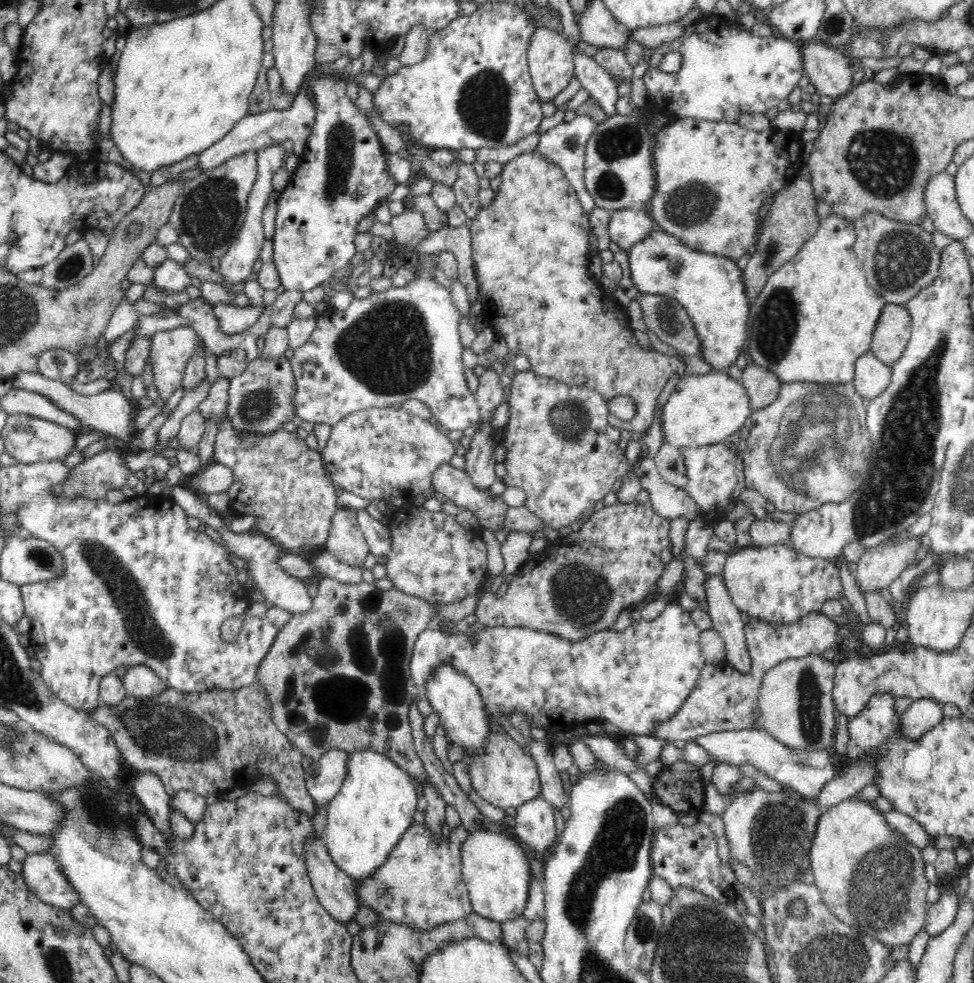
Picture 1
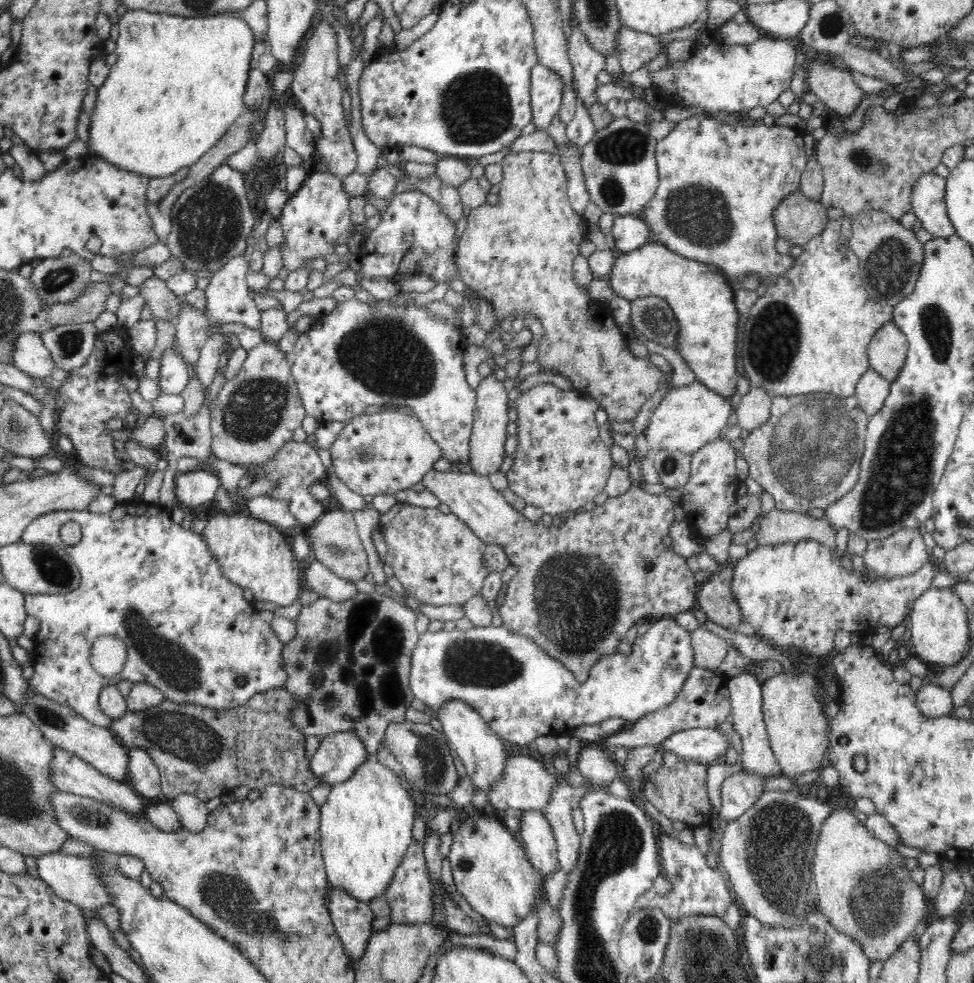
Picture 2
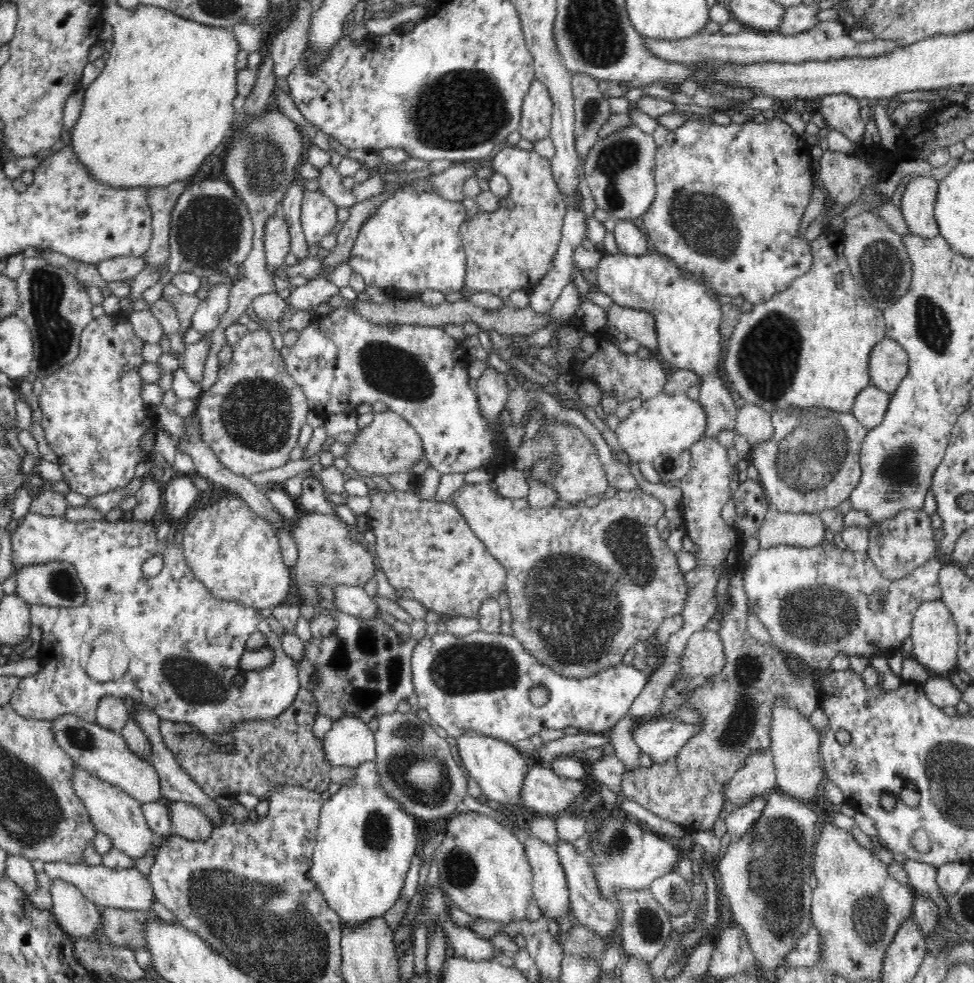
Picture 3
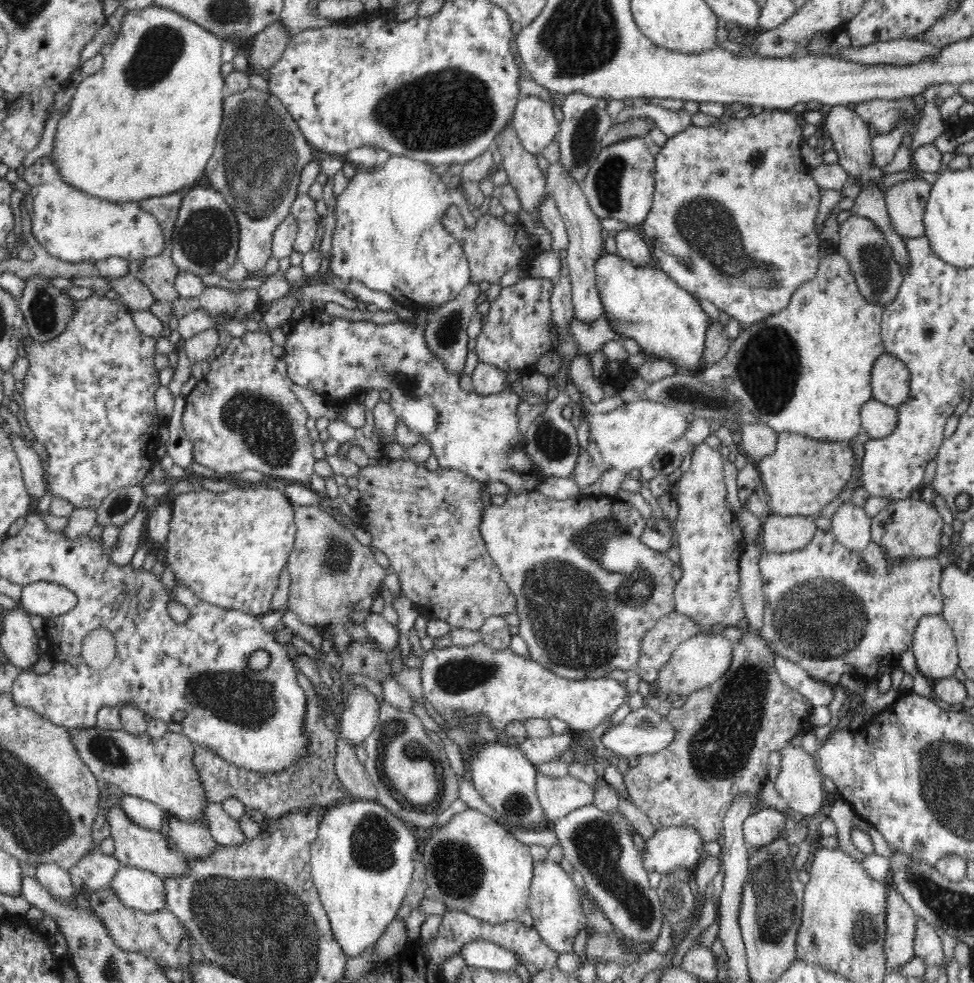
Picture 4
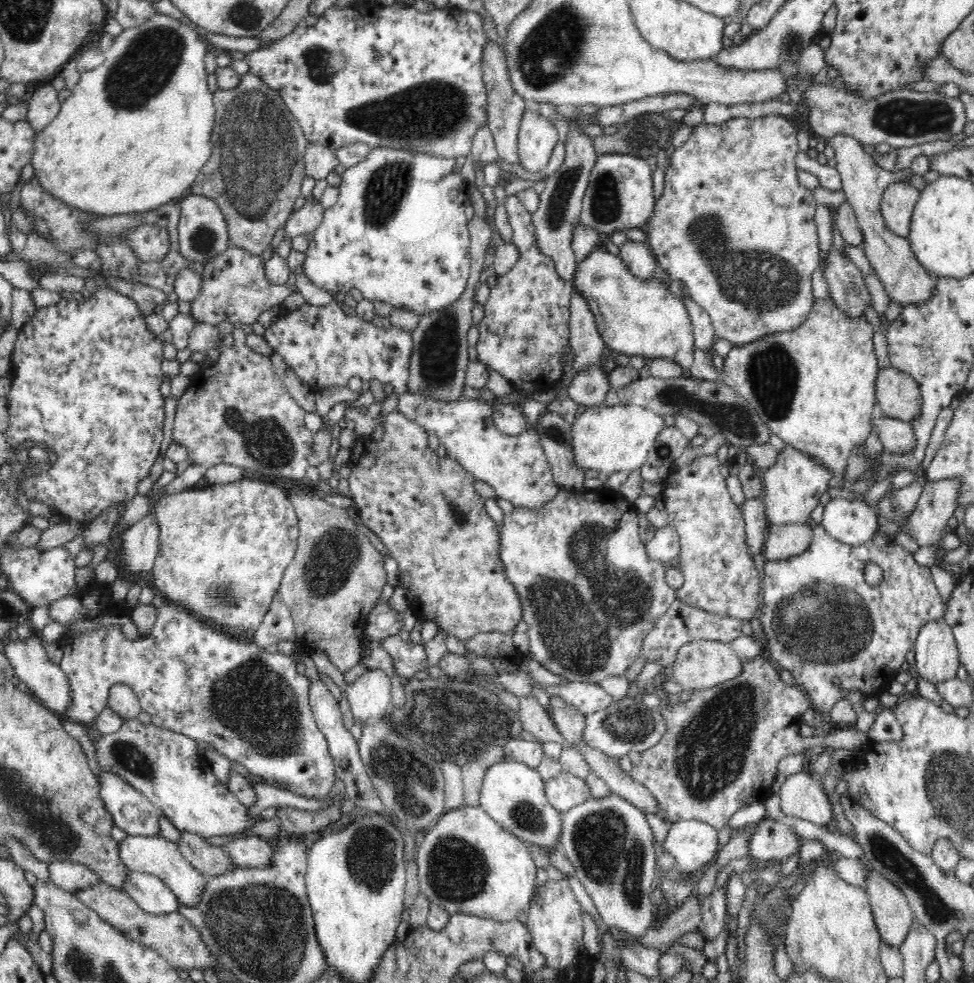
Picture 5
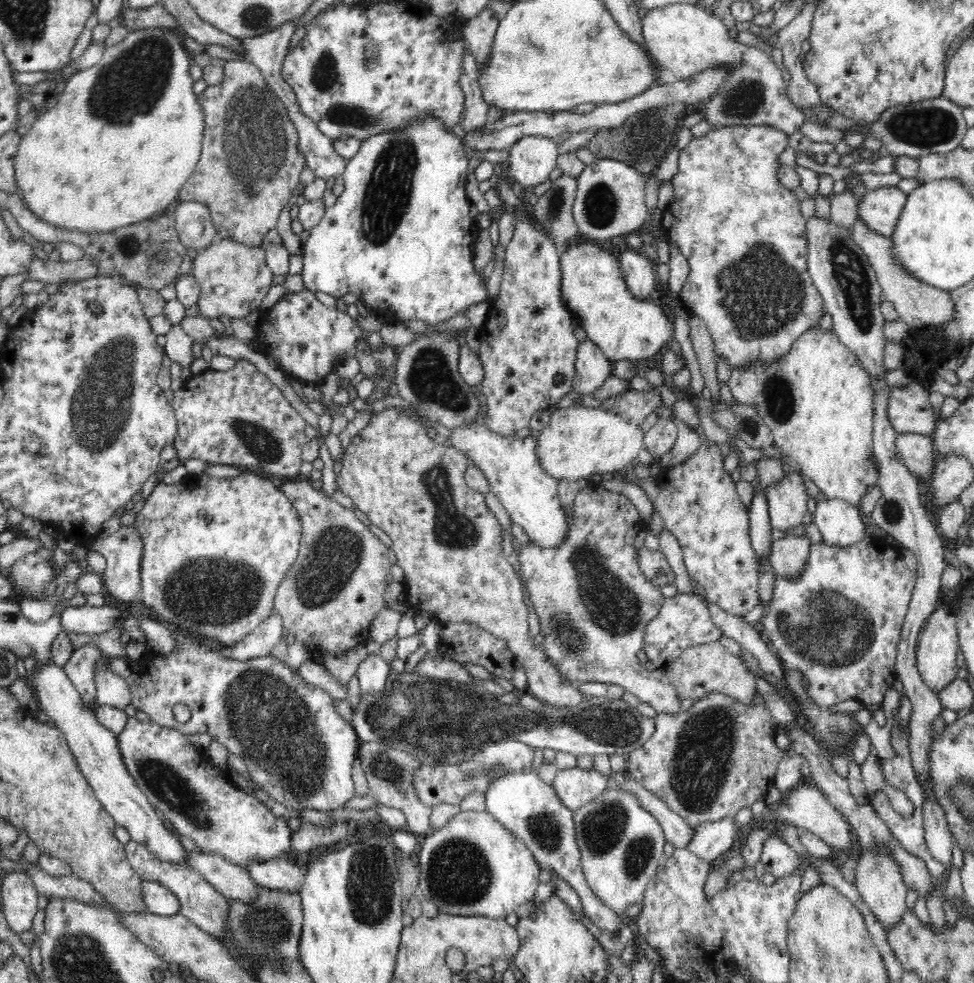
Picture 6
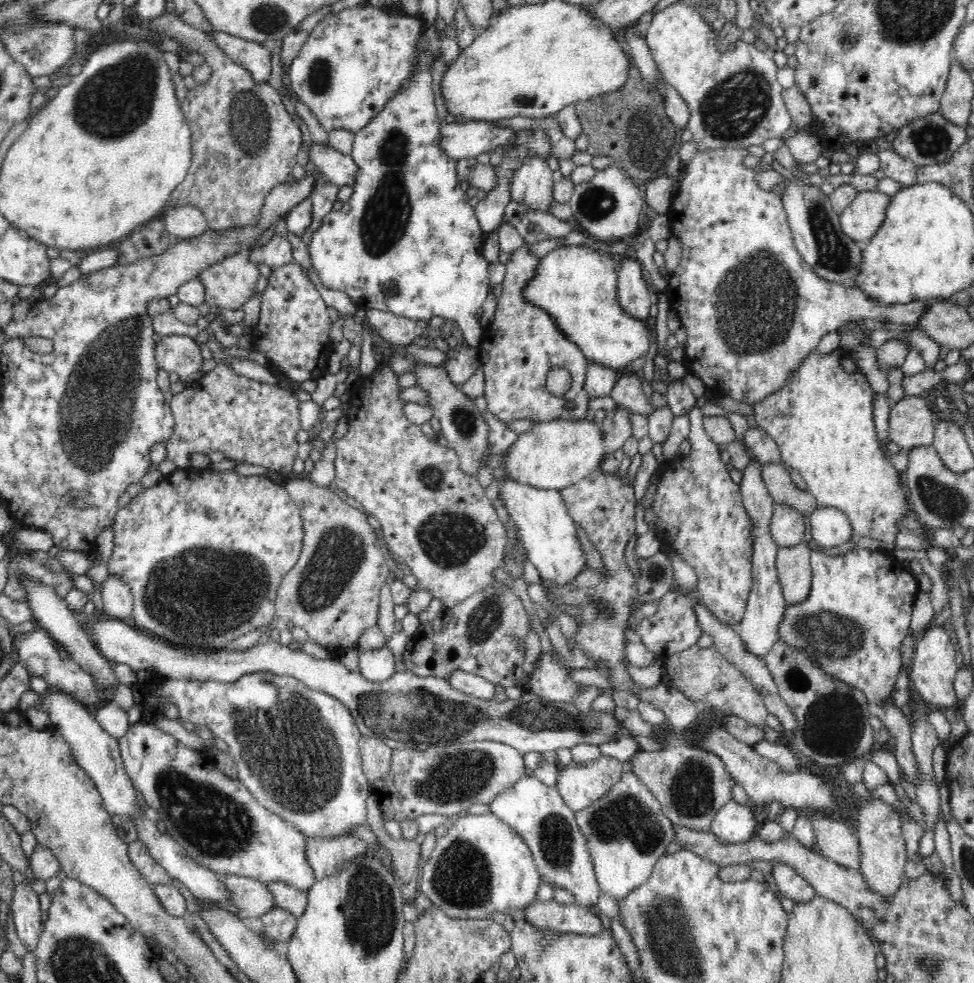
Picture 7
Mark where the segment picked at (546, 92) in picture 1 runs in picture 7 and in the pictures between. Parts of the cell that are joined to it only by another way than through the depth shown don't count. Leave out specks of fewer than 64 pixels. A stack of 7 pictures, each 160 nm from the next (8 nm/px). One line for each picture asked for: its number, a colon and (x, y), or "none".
2: (546, 87)
3: (535, 121)
4: (533, 119)
5: (537, 137)
6: (531, 158)
7: (532, 182)

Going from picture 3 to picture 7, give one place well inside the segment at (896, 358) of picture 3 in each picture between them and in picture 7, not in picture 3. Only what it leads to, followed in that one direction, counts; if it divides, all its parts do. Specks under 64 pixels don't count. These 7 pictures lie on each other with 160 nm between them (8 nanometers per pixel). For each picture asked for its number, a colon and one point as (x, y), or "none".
4: (890, 377)
5: (898, 396)
6: (909, 410)
7: (911, 421)

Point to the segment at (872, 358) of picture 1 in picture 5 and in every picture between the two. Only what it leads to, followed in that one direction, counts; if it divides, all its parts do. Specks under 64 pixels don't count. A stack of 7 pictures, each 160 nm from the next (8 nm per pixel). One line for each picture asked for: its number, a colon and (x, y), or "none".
2: (871, 390)
3: (870, 405)
4: (878, 420)
5: (897, 436)

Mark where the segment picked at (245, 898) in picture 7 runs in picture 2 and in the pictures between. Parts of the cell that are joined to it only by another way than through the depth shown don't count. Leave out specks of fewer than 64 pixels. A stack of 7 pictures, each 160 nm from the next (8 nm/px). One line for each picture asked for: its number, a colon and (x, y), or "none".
2: (193, 814)
3: (188, 821)
4: (192, 839)
5: (210, 860)
6: (234, 882)

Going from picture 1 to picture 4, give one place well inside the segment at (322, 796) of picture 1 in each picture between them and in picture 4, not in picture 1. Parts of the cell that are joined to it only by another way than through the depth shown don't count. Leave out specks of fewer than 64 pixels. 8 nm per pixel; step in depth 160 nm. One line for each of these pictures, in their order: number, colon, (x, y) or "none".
2: (338, 755)
3: (349, 743)
4: (360, 715)

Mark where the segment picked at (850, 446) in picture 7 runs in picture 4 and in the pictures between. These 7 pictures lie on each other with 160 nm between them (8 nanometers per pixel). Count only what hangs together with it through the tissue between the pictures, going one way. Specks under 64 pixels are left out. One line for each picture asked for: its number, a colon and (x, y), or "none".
4: (807, 369)
5: (814, 386)
6: (817, 401)

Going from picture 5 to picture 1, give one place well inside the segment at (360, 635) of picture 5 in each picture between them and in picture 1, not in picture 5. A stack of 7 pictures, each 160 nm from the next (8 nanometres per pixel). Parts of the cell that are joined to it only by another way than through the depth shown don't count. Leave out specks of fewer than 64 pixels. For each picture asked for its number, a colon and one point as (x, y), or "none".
1: (346, 542)
2: (334, 541)
3: (327, 554)
4: (330, 570)

